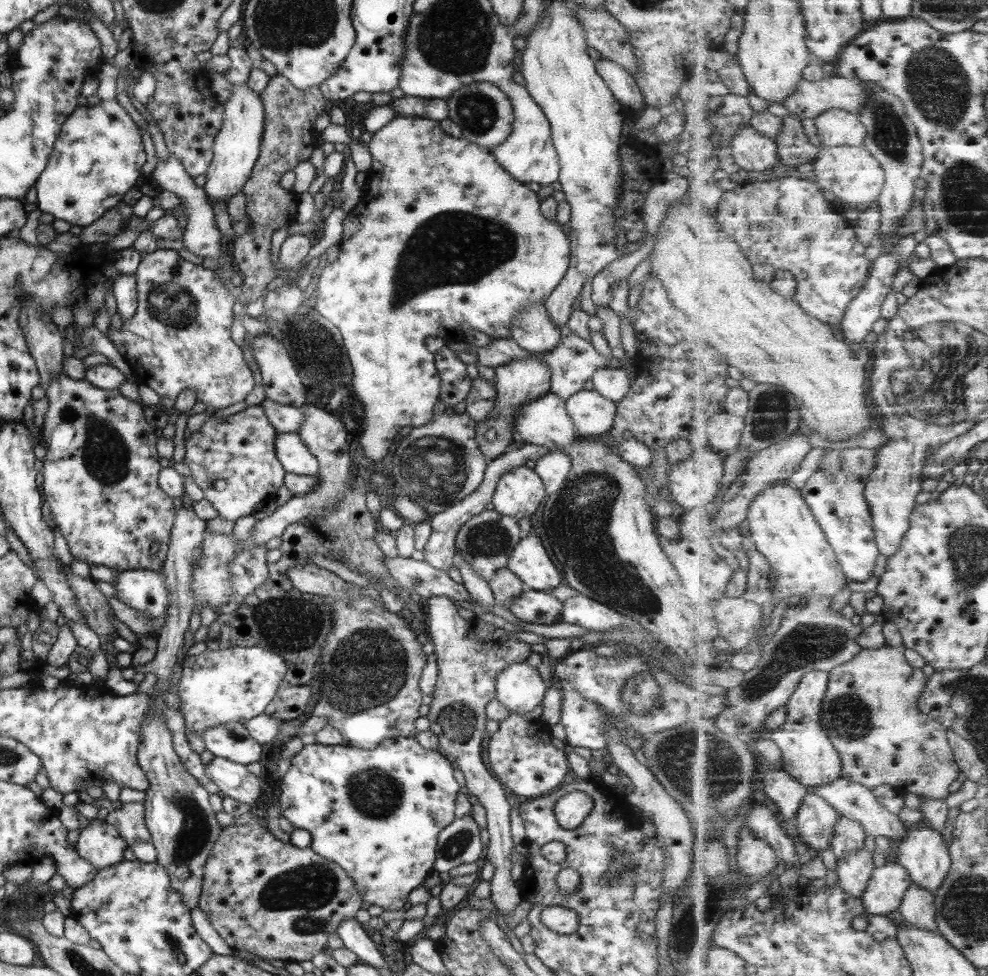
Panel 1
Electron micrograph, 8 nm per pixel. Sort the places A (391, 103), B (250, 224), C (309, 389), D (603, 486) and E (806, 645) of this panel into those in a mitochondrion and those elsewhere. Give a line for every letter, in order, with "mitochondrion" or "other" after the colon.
A: other
B: other
C: other
D: mitochondrion
E: mitochondrion

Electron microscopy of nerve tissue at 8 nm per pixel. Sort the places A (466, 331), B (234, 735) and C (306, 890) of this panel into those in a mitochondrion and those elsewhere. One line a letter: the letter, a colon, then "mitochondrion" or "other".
A: other
B: mitochondrion
C: mitochondrion

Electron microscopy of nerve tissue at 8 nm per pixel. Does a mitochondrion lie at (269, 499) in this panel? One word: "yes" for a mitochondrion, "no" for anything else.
no

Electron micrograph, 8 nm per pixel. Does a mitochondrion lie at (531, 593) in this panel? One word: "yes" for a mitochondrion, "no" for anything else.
no

